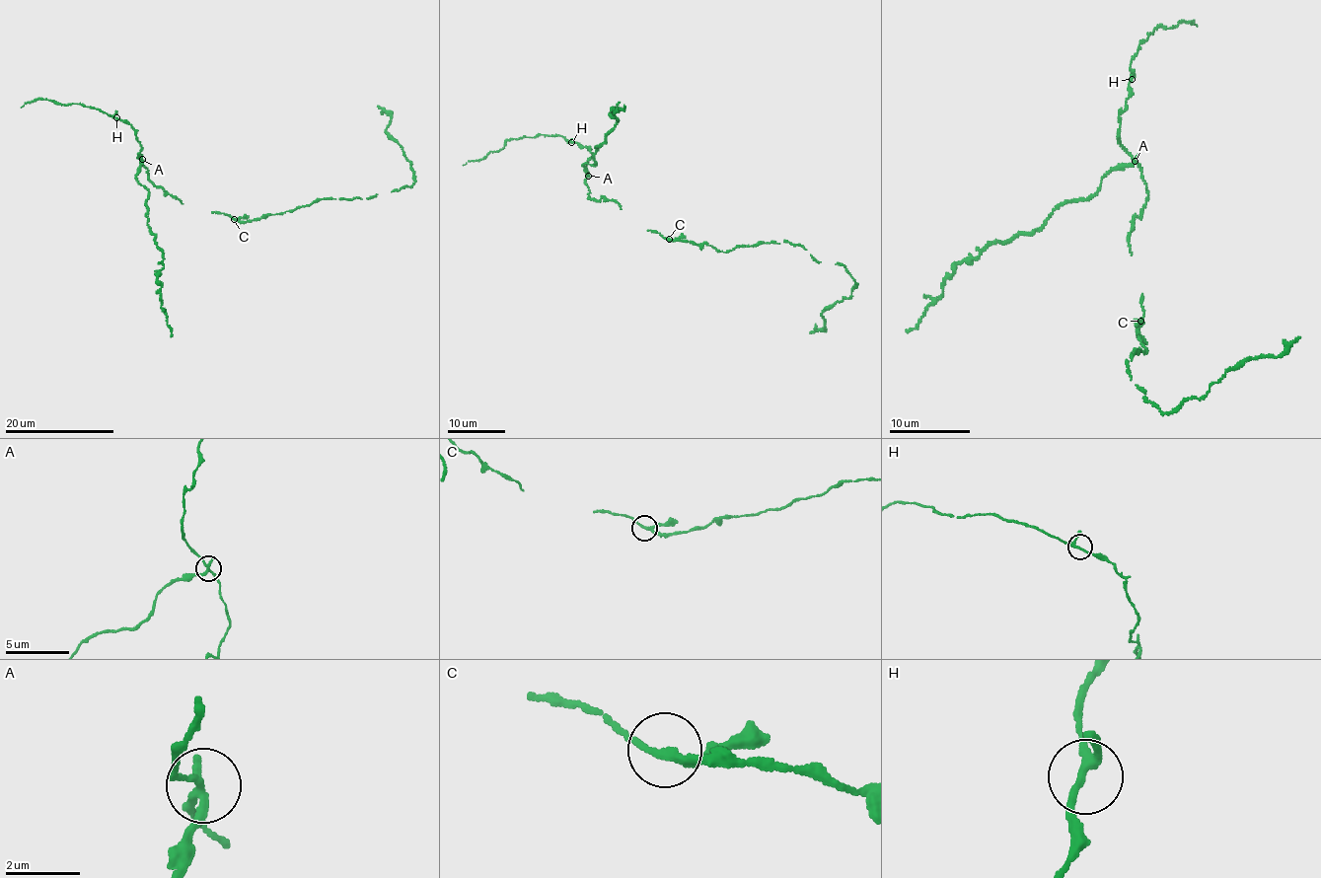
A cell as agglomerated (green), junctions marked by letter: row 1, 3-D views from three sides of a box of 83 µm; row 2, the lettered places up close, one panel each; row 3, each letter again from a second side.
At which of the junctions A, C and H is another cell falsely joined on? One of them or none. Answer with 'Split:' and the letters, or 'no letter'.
Split: A

